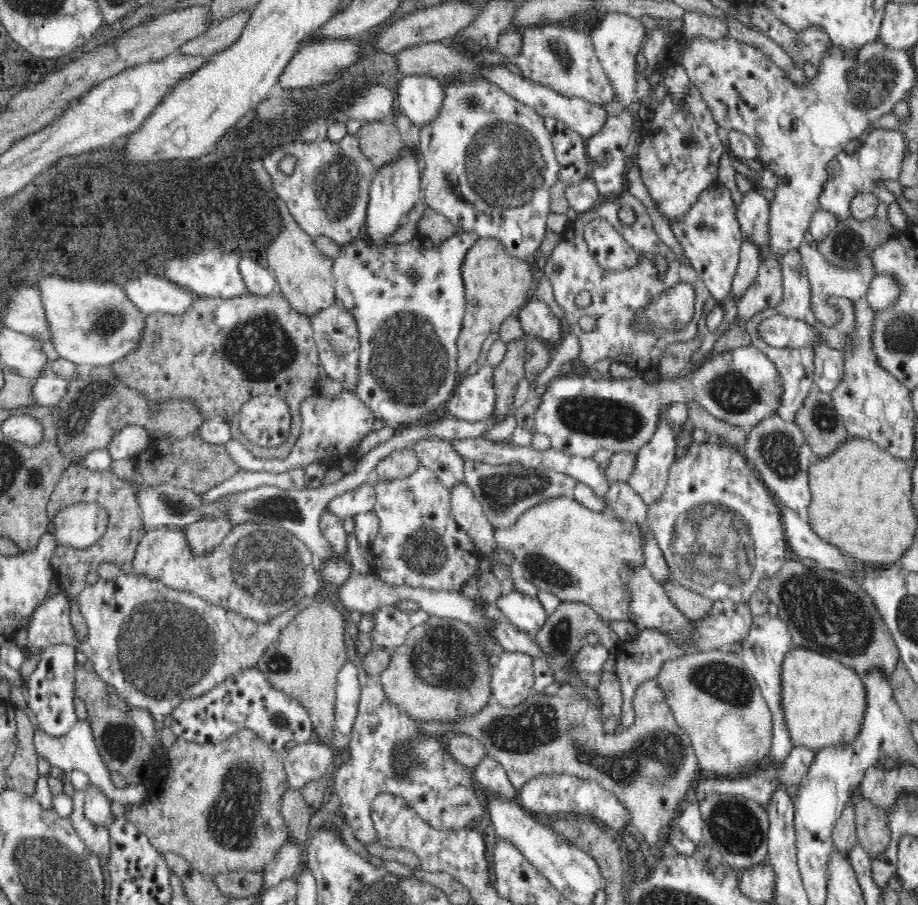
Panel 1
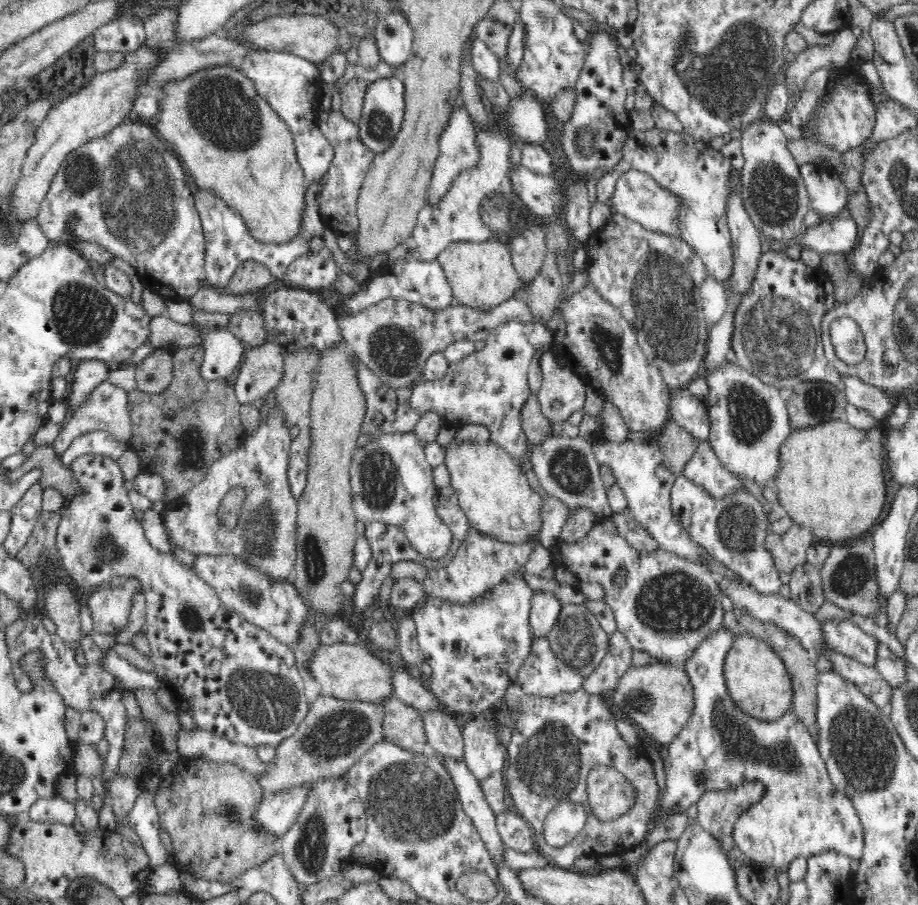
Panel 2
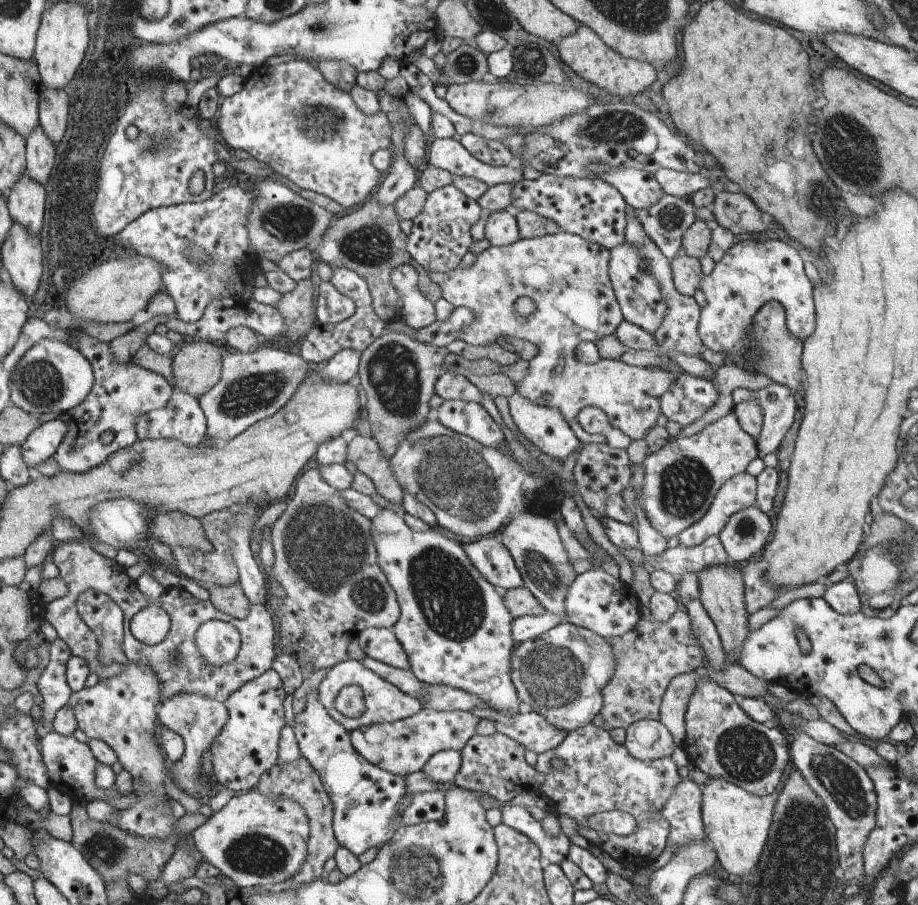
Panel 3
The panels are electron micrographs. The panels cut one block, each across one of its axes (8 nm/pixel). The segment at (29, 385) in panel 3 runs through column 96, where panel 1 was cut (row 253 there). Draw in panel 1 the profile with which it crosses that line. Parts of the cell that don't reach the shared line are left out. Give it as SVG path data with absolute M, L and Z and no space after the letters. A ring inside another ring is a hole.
M404 145L399 159L377 169L376 176L373 176L369 188L366 217L361 229L363 234L361 239L372 254L380 254L382 248L390 245L390 243L386 243L386 240L402 226L408 212L412 210L416 202L422 199L421 169L422 160L418 160L416 151L412 151L412 147Z

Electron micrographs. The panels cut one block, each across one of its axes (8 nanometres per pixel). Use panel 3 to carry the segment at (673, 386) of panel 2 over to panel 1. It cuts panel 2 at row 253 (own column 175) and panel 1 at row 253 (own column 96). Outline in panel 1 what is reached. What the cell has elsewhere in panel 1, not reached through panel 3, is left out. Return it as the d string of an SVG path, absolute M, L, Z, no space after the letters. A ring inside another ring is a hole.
M628 190L622 191L616 197L602 199L594 205L594 208L579 213L562 233L562 240L558 242L552 254L548 257L540 257L540 261L544 268L544 276L552 283L554 299L565 313L566 327L579 338L581 351L577 363L588 368L598 360L610 357L612 361L621 361L641 372L655 369L662 360L662 352L666 350L666 346L672 342L688 342L698 334L698 324L704 314L704 303L711 296L697 272L691 266L683 264L675 253L660 241L643 201L630 195ZM626 204L636 212L636 222L623 229L623 224L617 219L617 212L620 206ZM594 218L603 218L623 232L625 240L639 254L639 264L636 267L622 271L606 271L598 265L584 239L584 226ZM656 254L664 256L669 262L669 268L662 276L654 269ZM676 284L689 284L693 291L700 293L700 314L696 314L686 327L681 325L670 329L656 328L656 325L653 325L653 328L640 328L640 324L644 324L644 312L652 308L652 300L658 300L660 295L670 291ZM582 292L588 292L592 299L586 308L578 308L576 305L576 296ZM582 316L589 316L596 320L594 330L584 332L580 328Z

